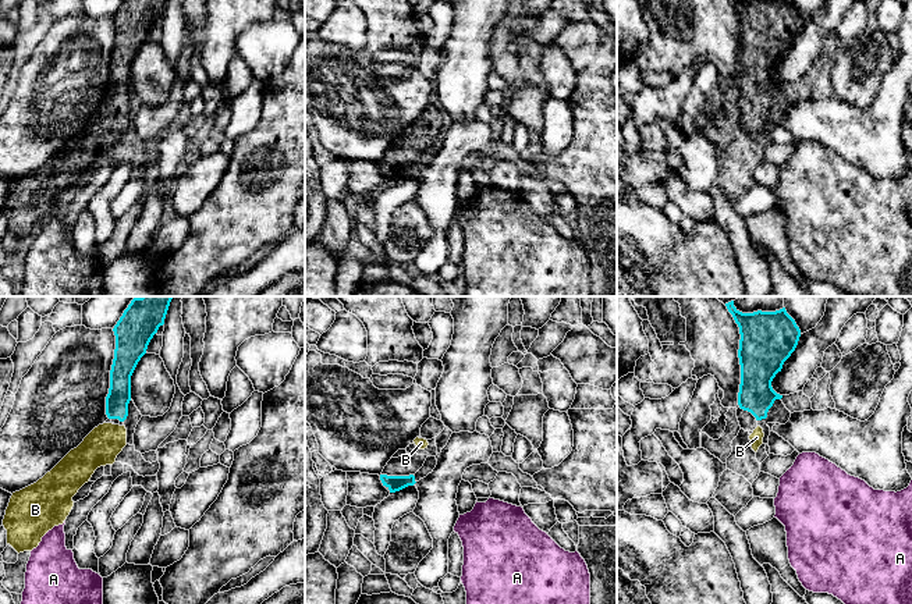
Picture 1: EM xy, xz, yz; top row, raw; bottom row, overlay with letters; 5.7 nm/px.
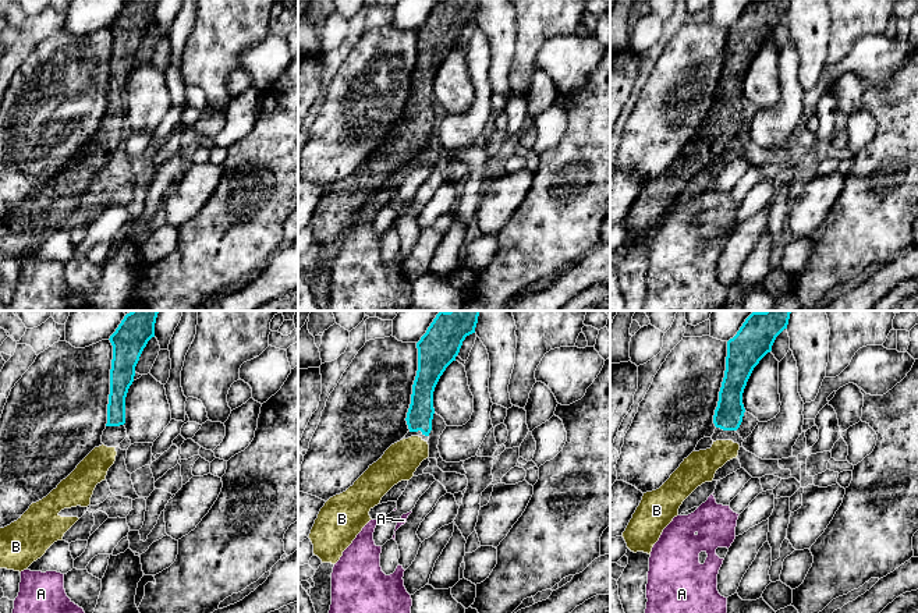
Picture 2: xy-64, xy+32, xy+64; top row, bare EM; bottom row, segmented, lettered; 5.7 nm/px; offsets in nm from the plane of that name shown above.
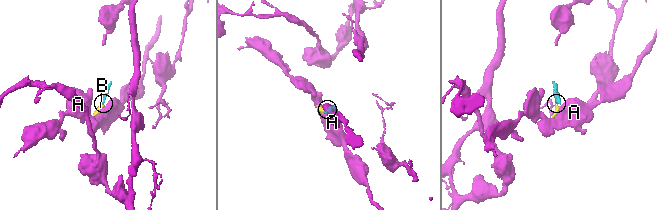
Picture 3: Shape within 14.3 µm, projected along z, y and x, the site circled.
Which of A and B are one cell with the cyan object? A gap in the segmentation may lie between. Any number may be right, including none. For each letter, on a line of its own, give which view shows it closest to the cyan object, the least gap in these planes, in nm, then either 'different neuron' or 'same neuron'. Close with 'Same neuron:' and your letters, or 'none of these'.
A: yz | 280 nm | different neuron
B: xy | 20 nm | same neuron
Same neuron: B

